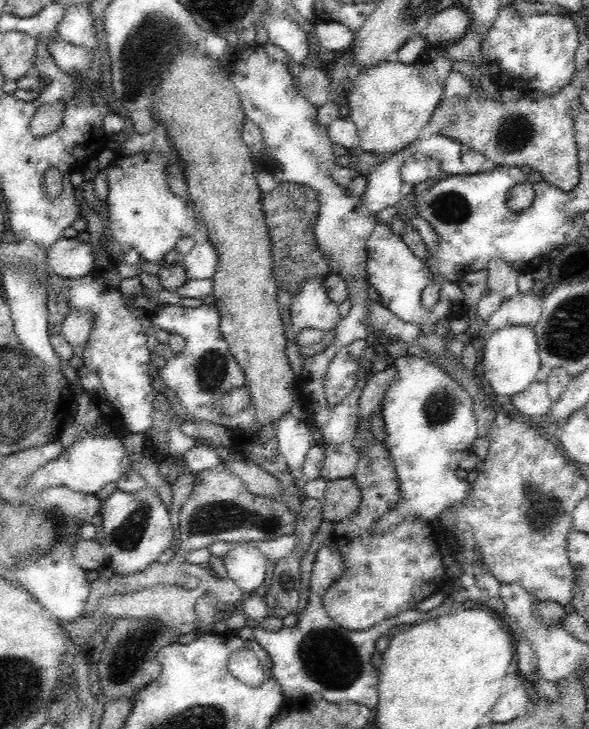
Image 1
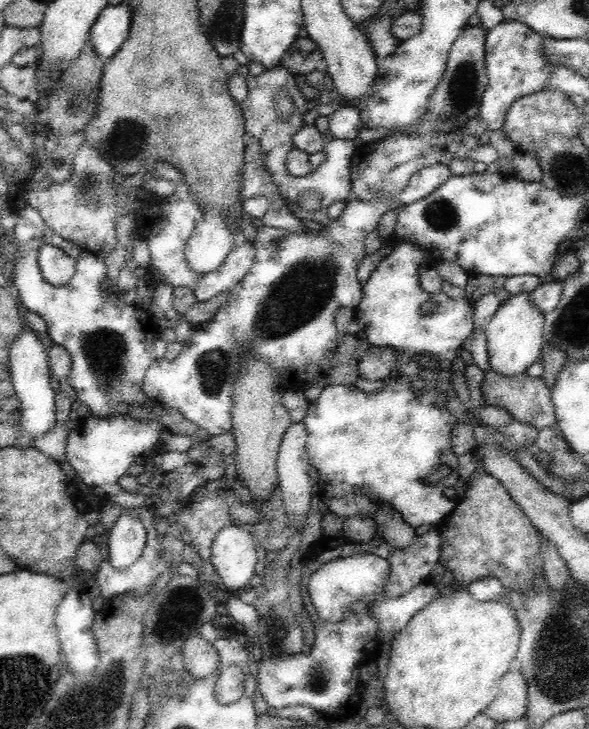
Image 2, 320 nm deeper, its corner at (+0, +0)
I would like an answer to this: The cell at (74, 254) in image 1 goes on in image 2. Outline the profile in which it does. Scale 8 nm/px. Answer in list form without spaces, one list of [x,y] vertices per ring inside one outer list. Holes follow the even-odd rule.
[[[46,244],[39,248],[38,262],[44,280],[52,286],[66,285],[75,273],[76,260],[62,249]]]

